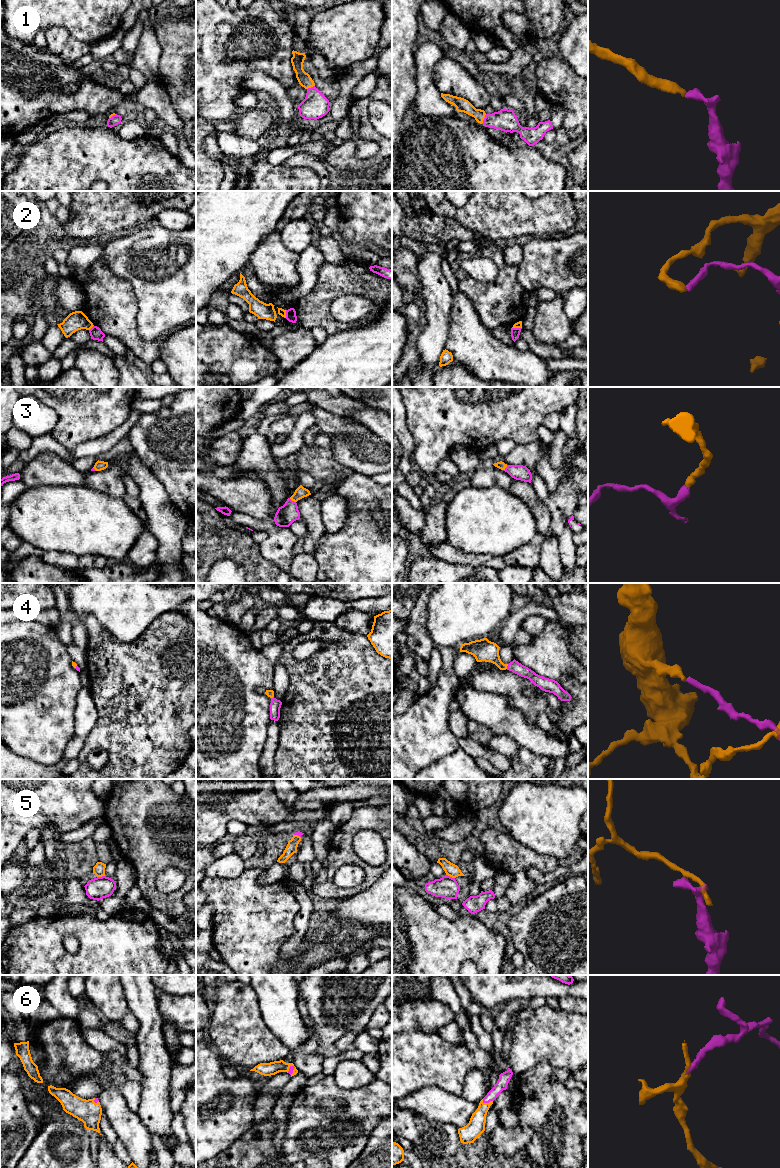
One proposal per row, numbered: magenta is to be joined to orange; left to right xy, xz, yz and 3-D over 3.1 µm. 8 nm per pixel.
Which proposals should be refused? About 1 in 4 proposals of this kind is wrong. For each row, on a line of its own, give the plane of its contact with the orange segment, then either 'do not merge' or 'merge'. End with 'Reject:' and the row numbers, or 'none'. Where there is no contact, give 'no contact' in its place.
1: meets orange in yz; merge
2: meets orange in xz; do not merge
3: meets orange in xz; merge
4: meets orange in yz; merge
5: meets orange in yz; do not merge
6: meets orange in yz; merge
Reject: 2, 5

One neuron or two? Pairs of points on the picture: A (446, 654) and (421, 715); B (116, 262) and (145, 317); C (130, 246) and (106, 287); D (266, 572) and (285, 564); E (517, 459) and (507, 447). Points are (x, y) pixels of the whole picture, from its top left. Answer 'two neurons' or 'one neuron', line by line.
A: one neuron
B: one neuron
C: two neurons
D: two neurons
E: two neurons

